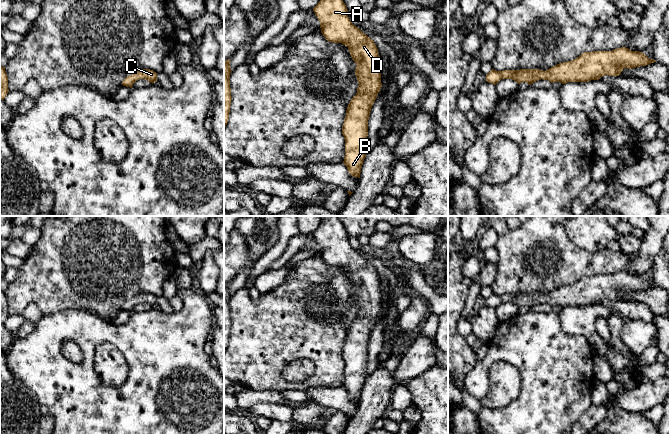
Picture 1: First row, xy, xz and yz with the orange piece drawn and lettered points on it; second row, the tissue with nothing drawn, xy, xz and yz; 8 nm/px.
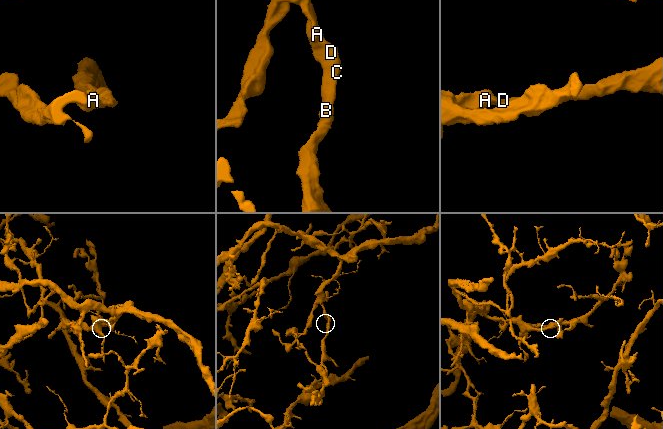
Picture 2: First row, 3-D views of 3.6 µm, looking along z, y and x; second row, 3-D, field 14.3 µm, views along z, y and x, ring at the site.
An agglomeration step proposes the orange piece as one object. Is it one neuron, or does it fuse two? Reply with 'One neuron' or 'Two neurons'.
One neuron

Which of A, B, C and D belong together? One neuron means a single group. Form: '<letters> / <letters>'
A B C D

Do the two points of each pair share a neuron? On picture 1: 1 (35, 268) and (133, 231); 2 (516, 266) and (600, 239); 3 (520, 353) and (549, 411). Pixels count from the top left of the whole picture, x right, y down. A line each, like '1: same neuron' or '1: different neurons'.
1: same neuron
2: different neurons
3: same neuron

